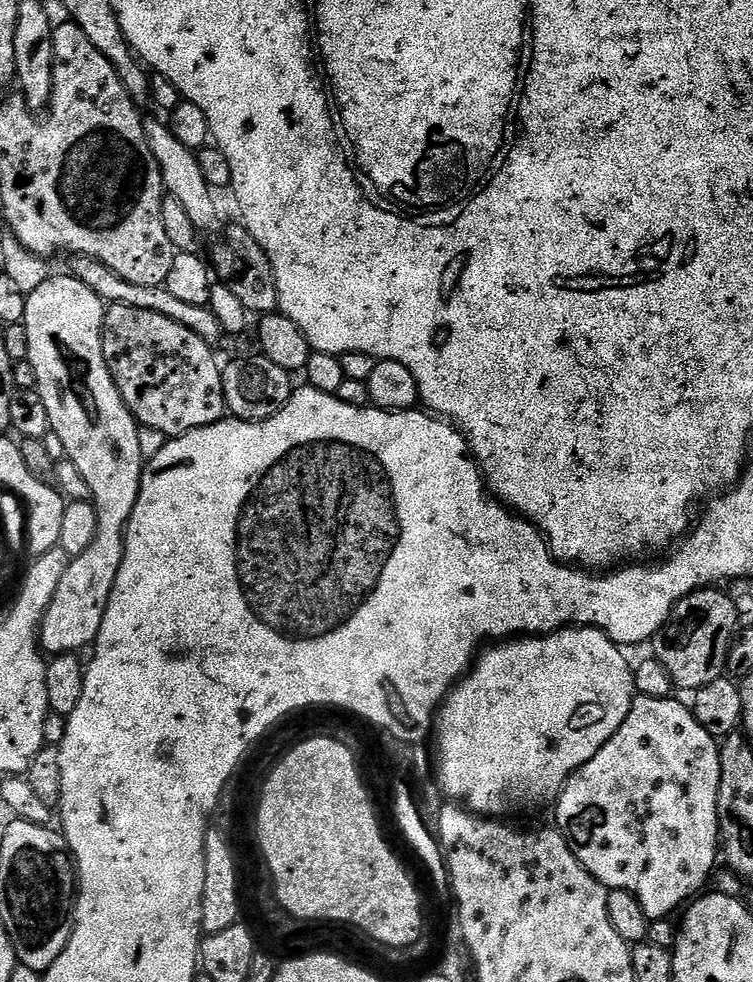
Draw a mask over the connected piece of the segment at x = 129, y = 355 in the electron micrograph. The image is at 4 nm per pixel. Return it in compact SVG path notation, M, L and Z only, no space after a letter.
M108 304L104 309L104 325L102 326L102 354L106 366L112 375L114 386L118 386L118 394L122 402L130 410L130 414L136 419L137 425L153 428L161 431L168 438L184 436L188 432L193 432L199 428L205 428L211 424L221 423L225 419L226 409L224 407L224 391L222 390L222 371L221 361L216 361L213 345L202 342L194 330L182 326L182 322L174 322L174 318L166 318L166 314L154 314L154 310L140 310L138 306L126 306L125 304Z

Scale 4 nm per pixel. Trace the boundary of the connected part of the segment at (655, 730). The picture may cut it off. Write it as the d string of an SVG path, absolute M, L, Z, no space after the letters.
M637 695L636 699L632 701L632 709L626 722L622 722L622 726L614 734L614 738L610 738L610 742L606 742L606 746L602 746L602 750L598 750L598 754L594 754L594 758L590 758L590 762L586 762L586 766L582 766L577 772L572 773L570 779L564 783L564 789L560 791L560 799L554 805L555 827L568 840L578 862L582 862L582 866L586 866L586 870L590 870L590 874L595 880L603 884L605 888L609 890L617 888L634 894L638 898L638 902L642 902L642 908L646 910L649 921L671 917L673 915L671 912L675 908L683 909L693 897L705 891L706 885L712 880L713 873L718 868L718 849L721 847L720 823L718 822L720 745L717 737L711 736L699 724L691 707L687 703L679 704L674 699Z

